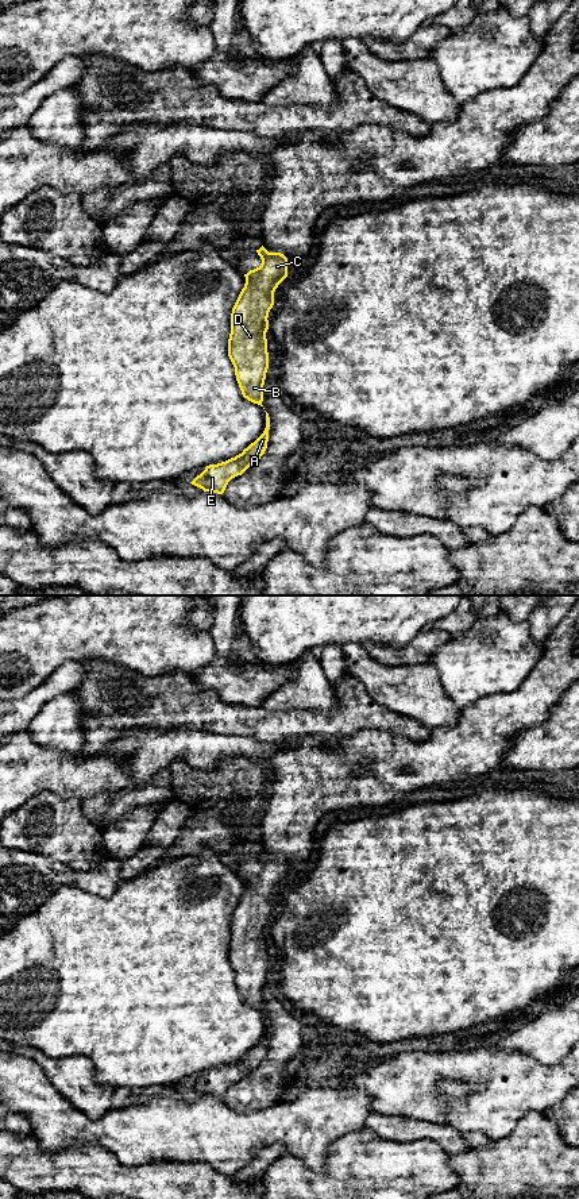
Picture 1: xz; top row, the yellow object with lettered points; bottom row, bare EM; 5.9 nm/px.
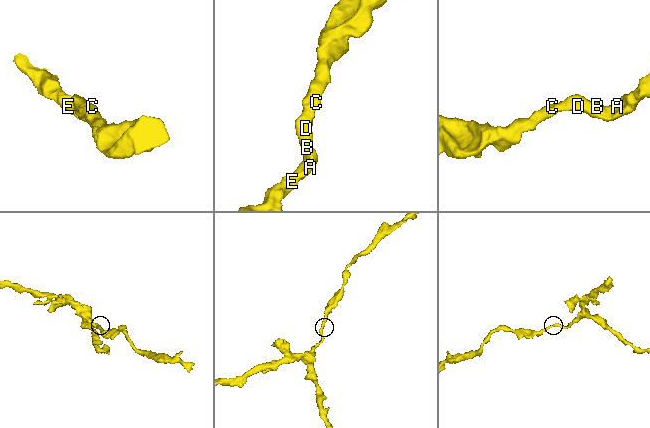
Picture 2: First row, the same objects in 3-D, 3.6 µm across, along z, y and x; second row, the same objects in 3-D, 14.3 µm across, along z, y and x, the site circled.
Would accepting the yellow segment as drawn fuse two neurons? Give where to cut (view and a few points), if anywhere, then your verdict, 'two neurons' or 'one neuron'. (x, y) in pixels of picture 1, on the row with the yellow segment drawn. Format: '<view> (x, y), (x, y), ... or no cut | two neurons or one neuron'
no cut | one neuron

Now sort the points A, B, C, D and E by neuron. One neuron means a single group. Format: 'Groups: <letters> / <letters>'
Groups: A B C D E

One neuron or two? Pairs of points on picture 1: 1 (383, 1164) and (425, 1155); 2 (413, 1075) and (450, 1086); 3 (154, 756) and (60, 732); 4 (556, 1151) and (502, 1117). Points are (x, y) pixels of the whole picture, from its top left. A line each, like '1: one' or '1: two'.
1: one
2: two
3: two
4: two

